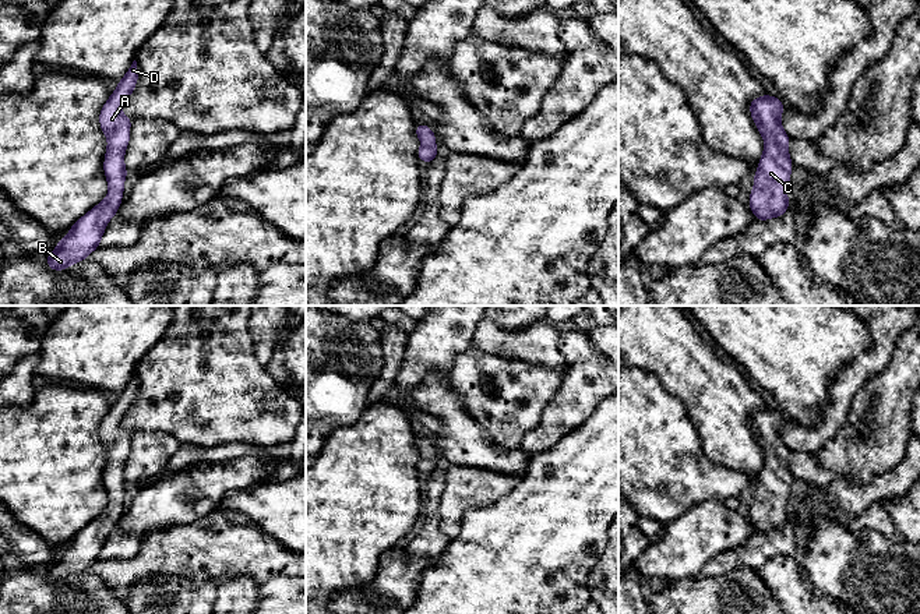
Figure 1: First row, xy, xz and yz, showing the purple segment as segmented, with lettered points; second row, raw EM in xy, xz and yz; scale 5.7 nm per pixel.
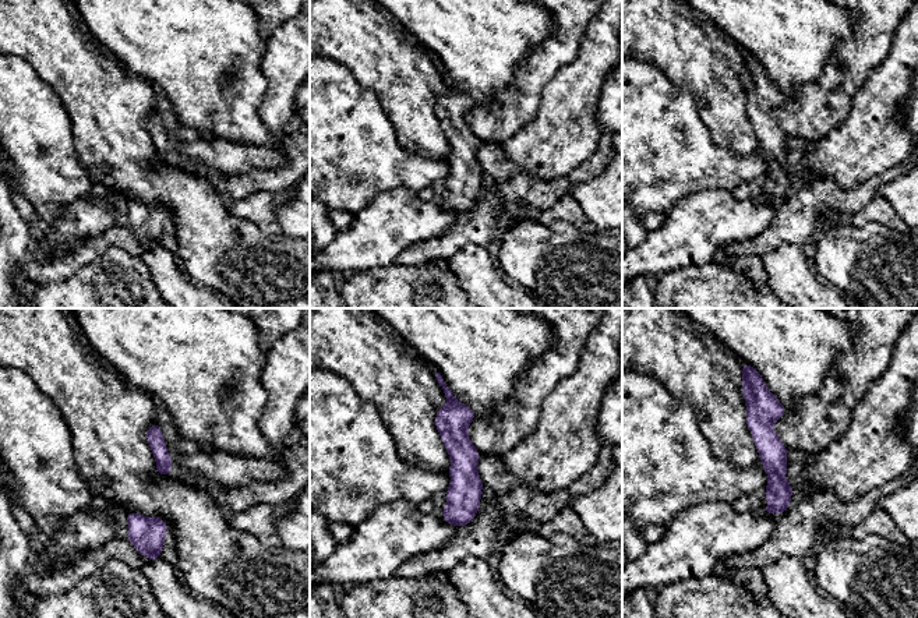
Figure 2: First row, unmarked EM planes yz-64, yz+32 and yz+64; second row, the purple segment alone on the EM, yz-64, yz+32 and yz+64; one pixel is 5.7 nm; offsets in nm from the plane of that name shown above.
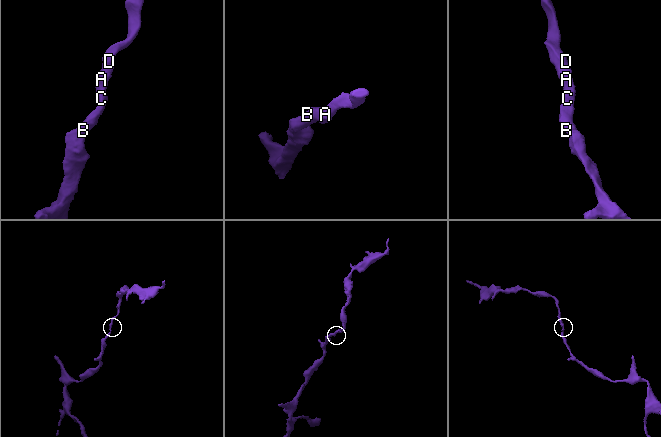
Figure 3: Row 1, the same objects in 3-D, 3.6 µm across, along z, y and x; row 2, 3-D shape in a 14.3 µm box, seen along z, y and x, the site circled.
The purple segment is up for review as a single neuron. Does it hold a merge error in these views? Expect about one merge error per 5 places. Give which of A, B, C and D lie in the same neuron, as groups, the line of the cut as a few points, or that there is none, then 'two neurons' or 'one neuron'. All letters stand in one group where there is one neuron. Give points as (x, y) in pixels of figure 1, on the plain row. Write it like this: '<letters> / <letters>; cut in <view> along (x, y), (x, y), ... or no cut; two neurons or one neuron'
A B C D; no cut; one neuron

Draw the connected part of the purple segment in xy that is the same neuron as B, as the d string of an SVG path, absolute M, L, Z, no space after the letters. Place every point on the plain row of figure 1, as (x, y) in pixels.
M134 373L101 421L99 437L107 452L103 484L109 507L81 529L63 553L57 554L56 561L46 569L47 579L53 583L64 583L95 564L109 533L121 518L124 493L128 486L124 479L124 466L130 455L130 438L133 435L131 431L121 426L121 421L133 406L137 392L138 380Z

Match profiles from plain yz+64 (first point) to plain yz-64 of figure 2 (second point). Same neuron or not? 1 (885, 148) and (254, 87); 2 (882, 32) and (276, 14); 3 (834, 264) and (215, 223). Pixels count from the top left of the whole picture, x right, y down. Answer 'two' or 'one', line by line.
1: two
2: one
3: one

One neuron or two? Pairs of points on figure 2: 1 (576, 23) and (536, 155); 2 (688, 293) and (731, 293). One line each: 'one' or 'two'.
1: two
2: one

